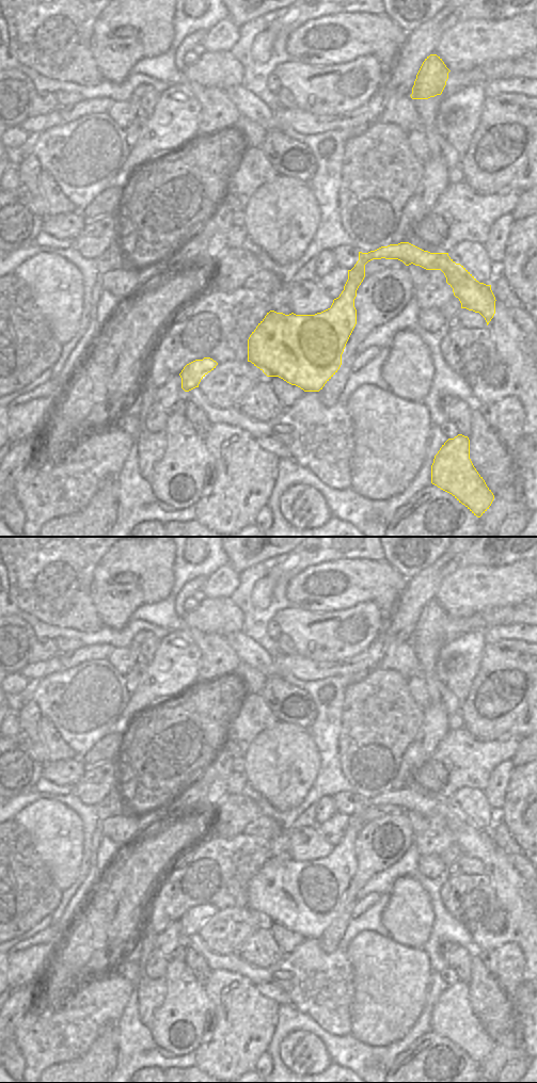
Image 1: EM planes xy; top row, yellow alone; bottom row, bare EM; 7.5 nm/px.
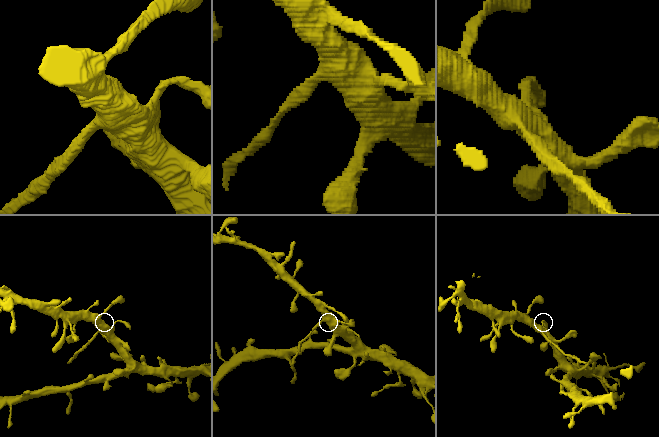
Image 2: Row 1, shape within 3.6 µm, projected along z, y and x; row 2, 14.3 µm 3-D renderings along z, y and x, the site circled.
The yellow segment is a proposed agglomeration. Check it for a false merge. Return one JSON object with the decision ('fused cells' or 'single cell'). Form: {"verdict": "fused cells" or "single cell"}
{"verdict": "fused cells"}

